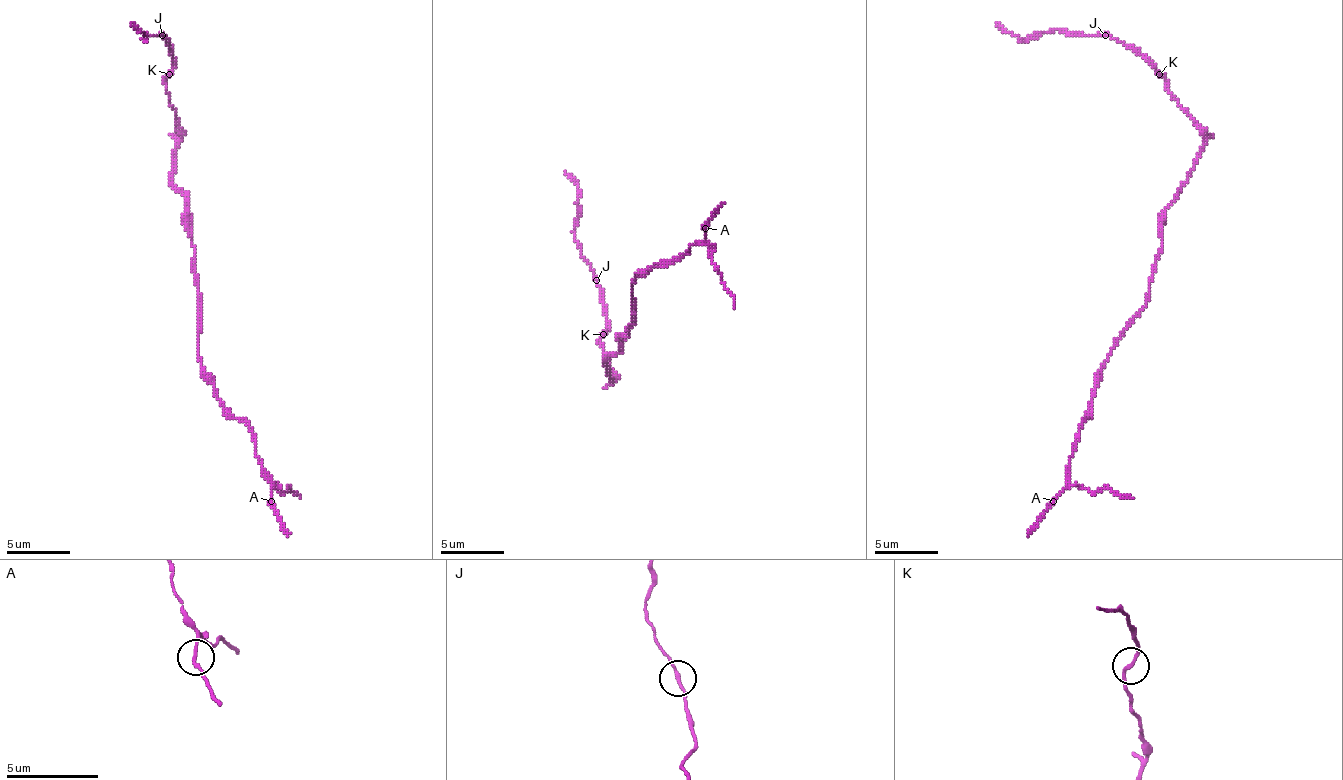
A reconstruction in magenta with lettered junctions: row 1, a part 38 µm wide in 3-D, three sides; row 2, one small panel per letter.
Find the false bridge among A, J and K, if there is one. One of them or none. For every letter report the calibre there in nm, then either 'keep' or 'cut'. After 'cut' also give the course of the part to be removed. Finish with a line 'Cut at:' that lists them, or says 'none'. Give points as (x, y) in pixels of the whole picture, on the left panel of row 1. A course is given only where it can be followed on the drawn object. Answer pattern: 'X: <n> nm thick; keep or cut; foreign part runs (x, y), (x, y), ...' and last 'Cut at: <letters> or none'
A: 170 nm thick; keep
J: 170 nm thick; keep
K: 170 nm thick; keep
Cut at: none

